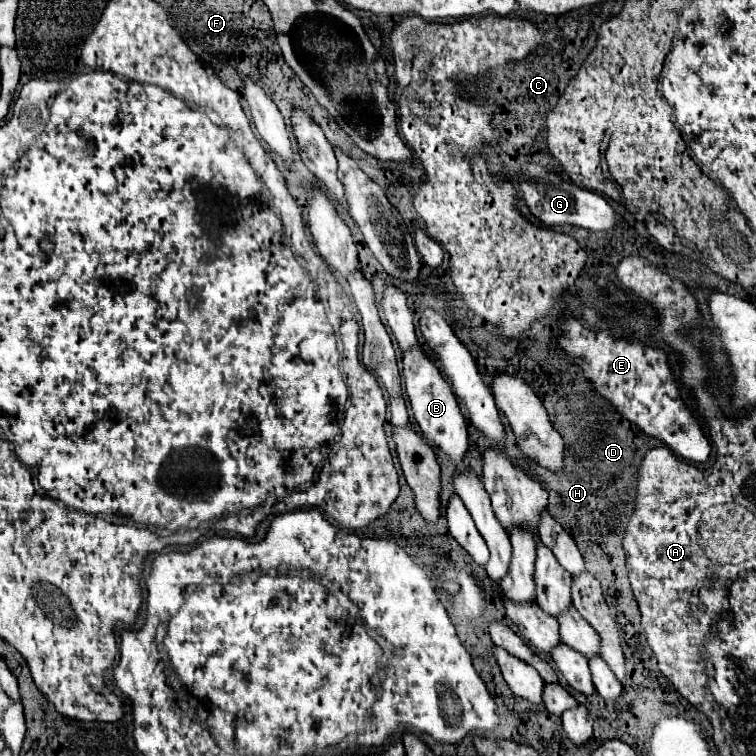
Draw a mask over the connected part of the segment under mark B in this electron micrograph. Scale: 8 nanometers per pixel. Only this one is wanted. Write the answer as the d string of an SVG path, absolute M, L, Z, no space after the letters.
M411 349L411 353L403 353L403 377L415 421L421 427L423 437L439 447L445 455L449 455L457 469L463 469L463 459L467 453L467 425L463 413L459 411L459 403L451 385L439 373L437 365L423 353L423 349Z

